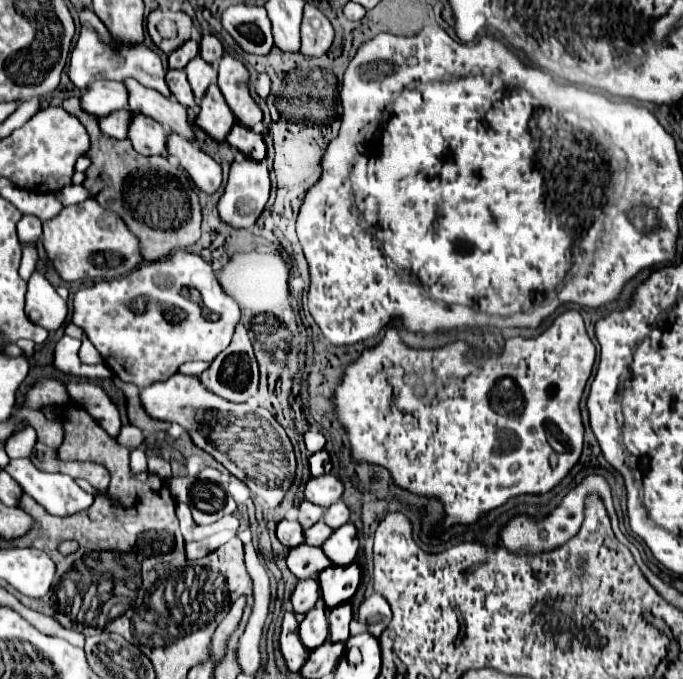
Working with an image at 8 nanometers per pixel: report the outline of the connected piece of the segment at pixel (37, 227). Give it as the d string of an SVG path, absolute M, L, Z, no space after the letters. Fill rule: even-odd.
M22 215L18 221L18 237L22 241L38 241L42 235L42 223L36 215Z

